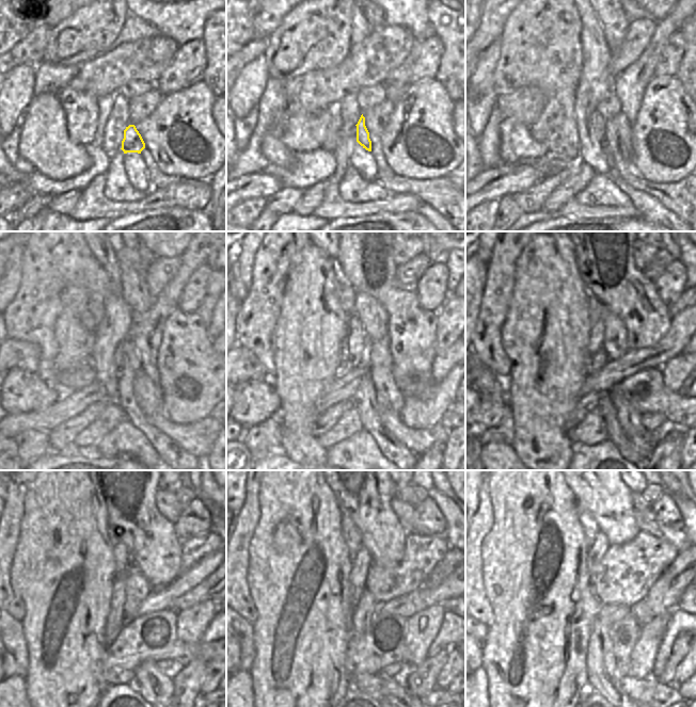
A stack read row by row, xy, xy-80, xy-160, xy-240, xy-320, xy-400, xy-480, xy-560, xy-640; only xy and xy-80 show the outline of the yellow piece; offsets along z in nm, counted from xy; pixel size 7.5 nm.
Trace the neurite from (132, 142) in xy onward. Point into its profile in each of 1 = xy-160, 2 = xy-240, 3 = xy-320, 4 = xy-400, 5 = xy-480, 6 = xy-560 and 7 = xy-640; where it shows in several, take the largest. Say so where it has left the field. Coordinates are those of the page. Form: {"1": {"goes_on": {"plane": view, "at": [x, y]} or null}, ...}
{"1": {"goes_on": {"plane": "xy-160", "at": [599, 123]}}, "2": {"goes_on": {"plane": "xy-240", "at": [117, 357]}}, "3": {"goes_on": {"plane": "xy-320", "at": [357, 342]}}, "4": {"goes_on": {"plane": "xy-400", "at": [597, 314]}}, "5": {"goes_on": {"plane": "xy-480", "at": [122, 559]}}, "6": {"goes_on": {"plane": "xy-560", "at": [351, 535]}}, "7": {"goes_on": {"plane": "xy-640", "at": [589, 527]}}}

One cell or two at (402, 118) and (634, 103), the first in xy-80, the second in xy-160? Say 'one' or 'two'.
two

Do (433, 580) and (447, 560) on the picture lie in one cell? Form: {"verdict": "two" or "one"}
{"verdict": "one"}

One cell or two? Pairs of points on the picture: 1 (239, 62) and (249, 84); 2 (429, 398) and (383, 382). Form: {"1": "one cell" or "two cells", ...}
{"1": "two cells", "2": "two cells"}

